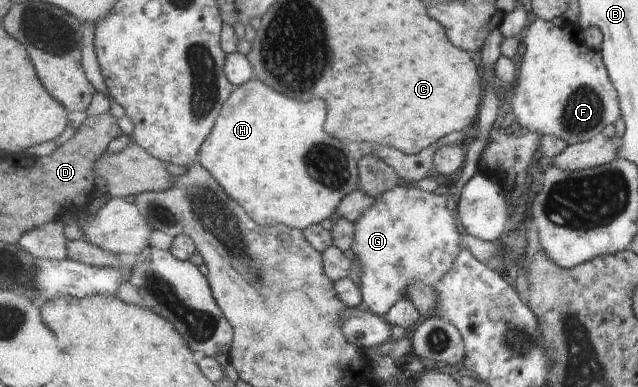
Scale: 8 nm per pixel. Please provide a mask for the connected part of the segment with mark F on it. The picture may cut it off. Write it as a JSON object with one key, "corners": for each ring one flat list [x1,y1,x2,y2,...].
{"corners":[[537,18,528,26,522,42,524,54,516,58,519,68,516,89,513,96,504,96,504,107,512,107,512,113,525,129,525,132,539,132,552,135,568,145,590,140,599,135,604,126,613,124,620,115,618,99,602,64,602,56,598,51,590,50,581,40,583,30,571,23,553,26,550,21]]}

